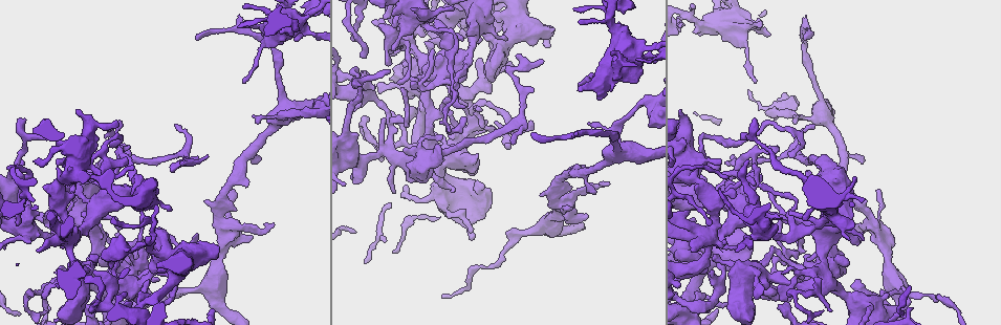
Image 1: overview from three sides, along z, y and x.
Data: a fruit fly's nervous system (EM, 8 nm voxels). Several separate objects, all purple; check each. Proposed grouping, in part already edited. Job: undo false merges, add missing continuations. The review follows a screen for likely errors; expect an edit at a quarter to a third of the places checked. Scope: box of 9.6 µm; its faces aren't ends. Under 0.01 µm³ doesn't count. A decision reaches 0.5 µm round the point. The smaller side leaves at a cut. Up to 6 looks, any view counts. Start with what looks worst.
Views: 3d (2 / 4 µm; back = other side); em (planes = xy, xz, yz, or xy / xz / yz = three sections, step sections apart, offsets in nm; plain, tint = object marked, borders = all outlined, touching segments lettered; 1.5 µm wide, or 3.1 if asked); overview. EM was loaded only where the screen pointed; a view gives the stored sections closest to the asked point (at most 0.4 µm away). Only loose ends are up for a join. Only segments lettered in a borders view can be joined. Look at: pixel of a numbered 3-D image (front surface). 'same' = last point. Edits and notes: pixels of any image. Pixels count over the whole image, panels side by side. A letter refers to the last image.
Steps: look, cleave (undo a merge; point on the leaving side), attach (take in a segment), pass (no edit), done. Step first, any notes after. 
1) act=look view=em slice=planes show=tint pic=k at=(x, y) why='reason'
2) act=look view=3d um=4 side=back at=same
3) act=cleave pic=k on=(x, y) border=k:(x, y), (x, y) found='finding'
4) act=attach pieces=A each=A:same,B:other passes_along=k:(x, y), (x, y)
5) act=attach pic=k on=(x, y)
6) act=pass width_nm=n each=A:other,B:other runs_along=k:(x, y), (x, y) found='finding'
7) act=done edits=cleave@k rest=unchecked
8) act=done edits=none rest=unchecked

act=look view=3d um=2 pic=1 at=(612, 90) why='free end'

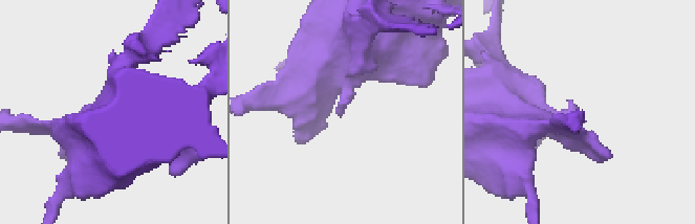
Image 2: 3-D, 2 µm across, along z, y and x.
act=look view=em slice=xz step=4 show=borders pic=2 at=(585, 121)

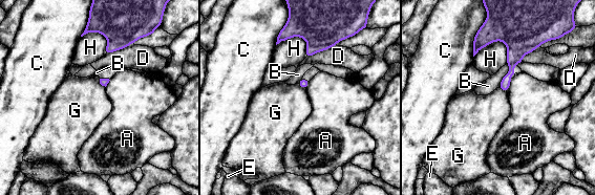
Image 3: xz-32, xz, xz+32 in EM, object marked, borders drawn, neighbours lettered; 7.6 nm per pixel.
act=pass each=A:other,B:other,C:other,D:other,E:other,G:other,H:other found='no lettered segment goes on from it'

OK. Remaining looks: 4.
act=look view=3d um=2 pic=1 at=(24, 120) why='thin end'

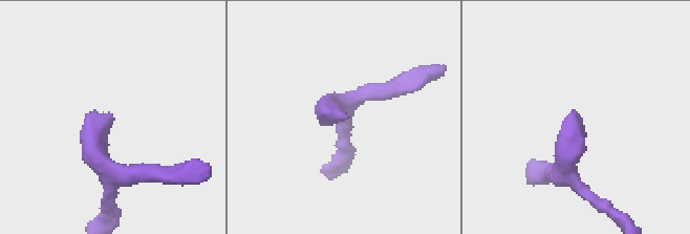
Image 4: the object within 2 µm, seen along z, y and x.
act=look view=em slice=planes show=borders pic=4 at=(345, 118)

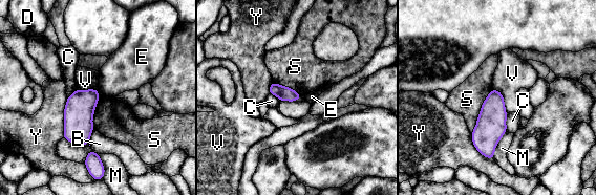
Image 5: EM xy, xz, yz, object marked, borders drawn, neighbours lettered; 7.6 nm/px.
act=pass each=B:other,C:other,D:other,E:other,M:other,S:other,V:other,Y:other border=5:(493, 88), (503, 95), (507, 112) found='no lettered segment goes on from it'

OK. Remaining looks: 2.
act=look view=em slice=planes show=plain pic=1 at=(157, 272) why='stops while still wide'

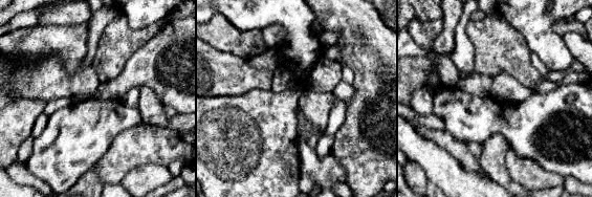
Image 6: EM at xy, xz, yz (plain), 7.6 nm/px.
act=look view=em slice=planes show=borders at=same

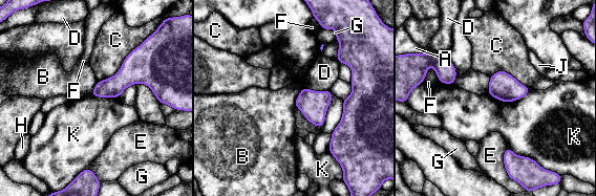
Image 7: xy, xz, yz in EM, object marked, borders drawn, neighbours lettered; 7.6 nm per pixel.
act=pass longest_contact=C:440nm each=A:other,B:other,C:other,D:other,E:other,F:other,G:other,H:other,J:other,K:other border=7:(530, 90), (508, 102), (488, 93) found='none of them fits'

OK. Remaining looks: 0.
act=done edits=none rest=unchecked

